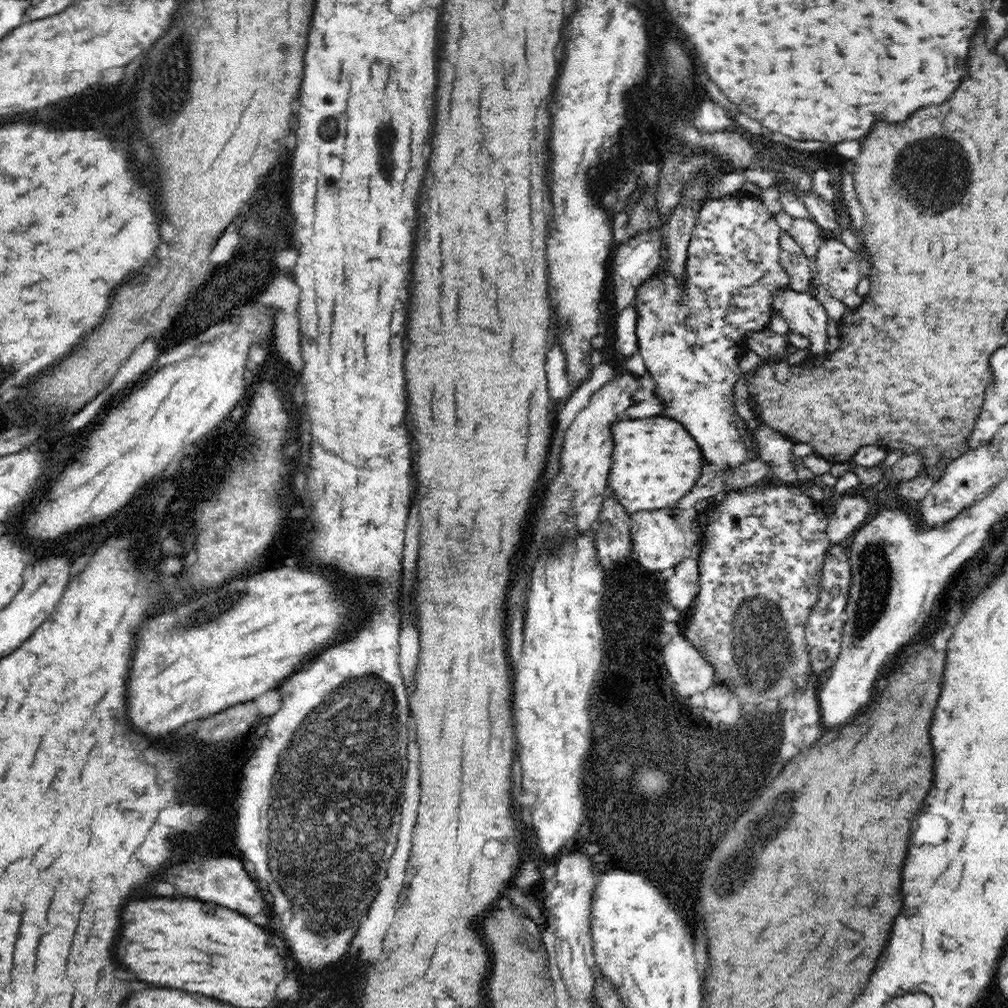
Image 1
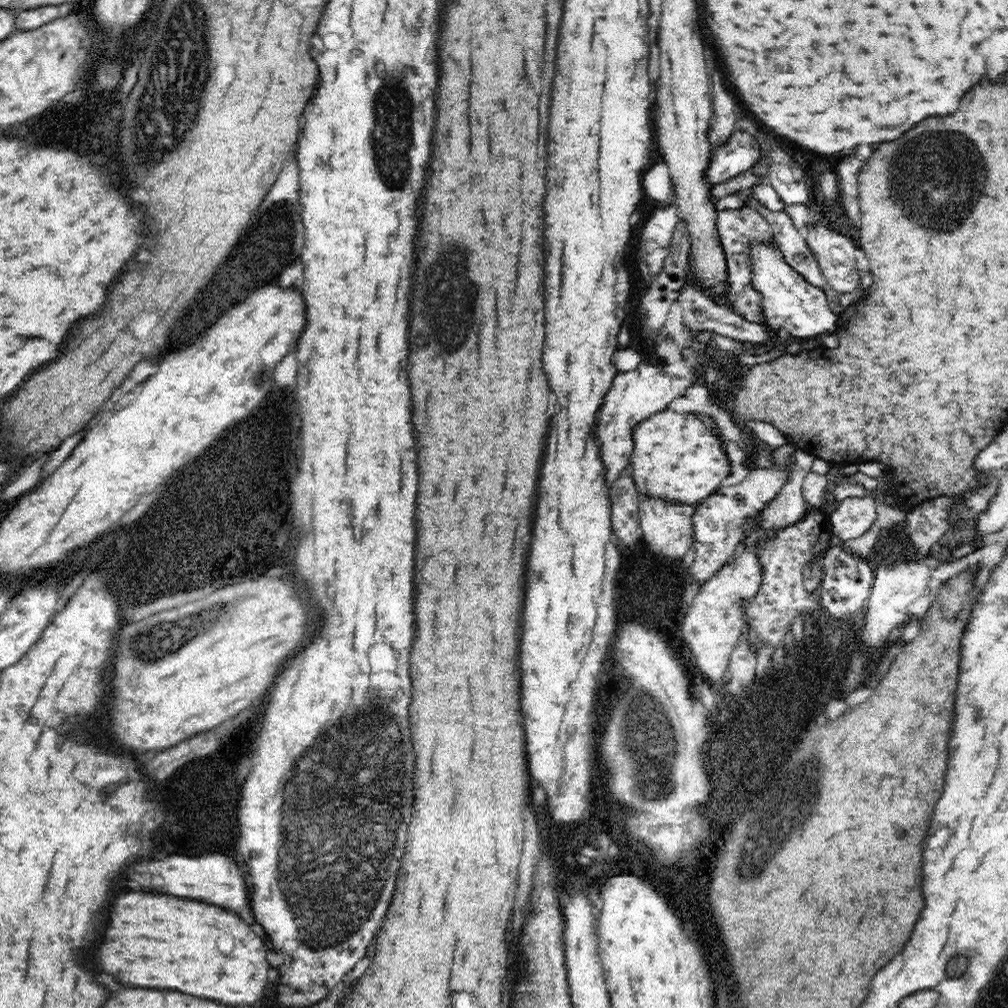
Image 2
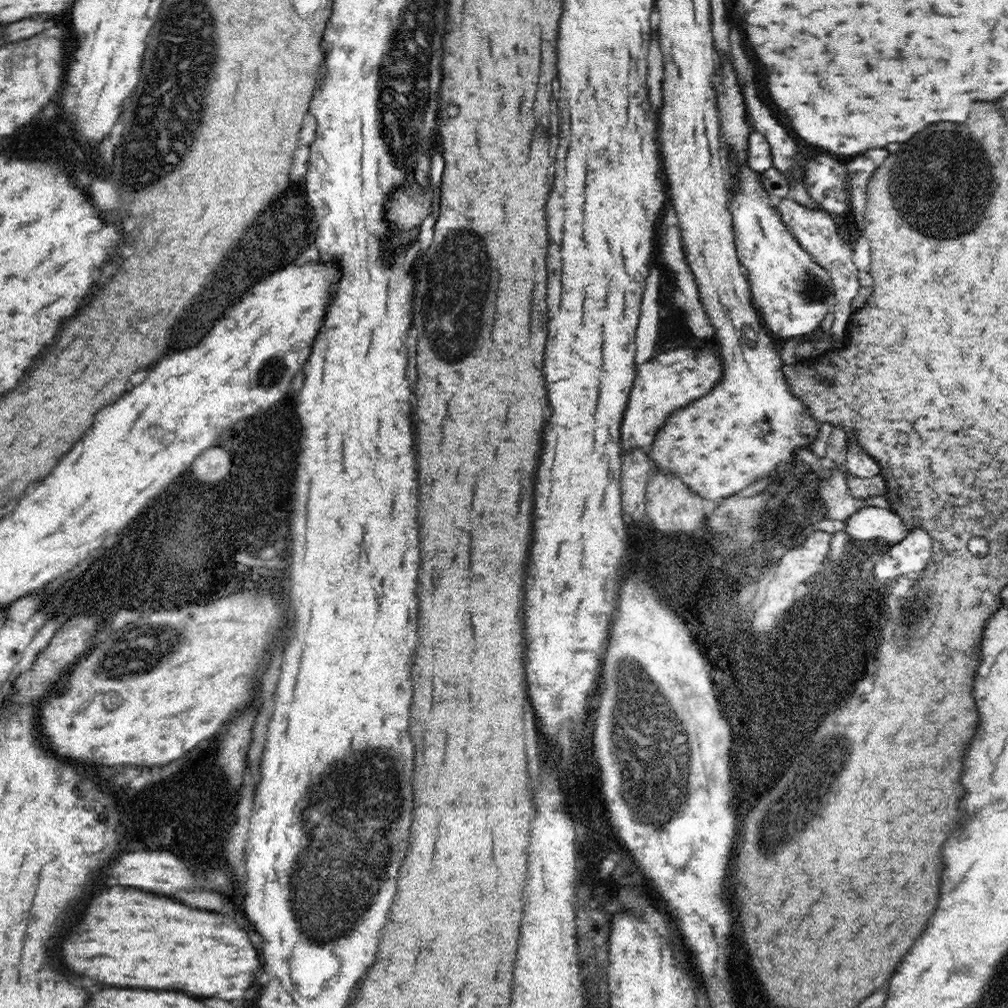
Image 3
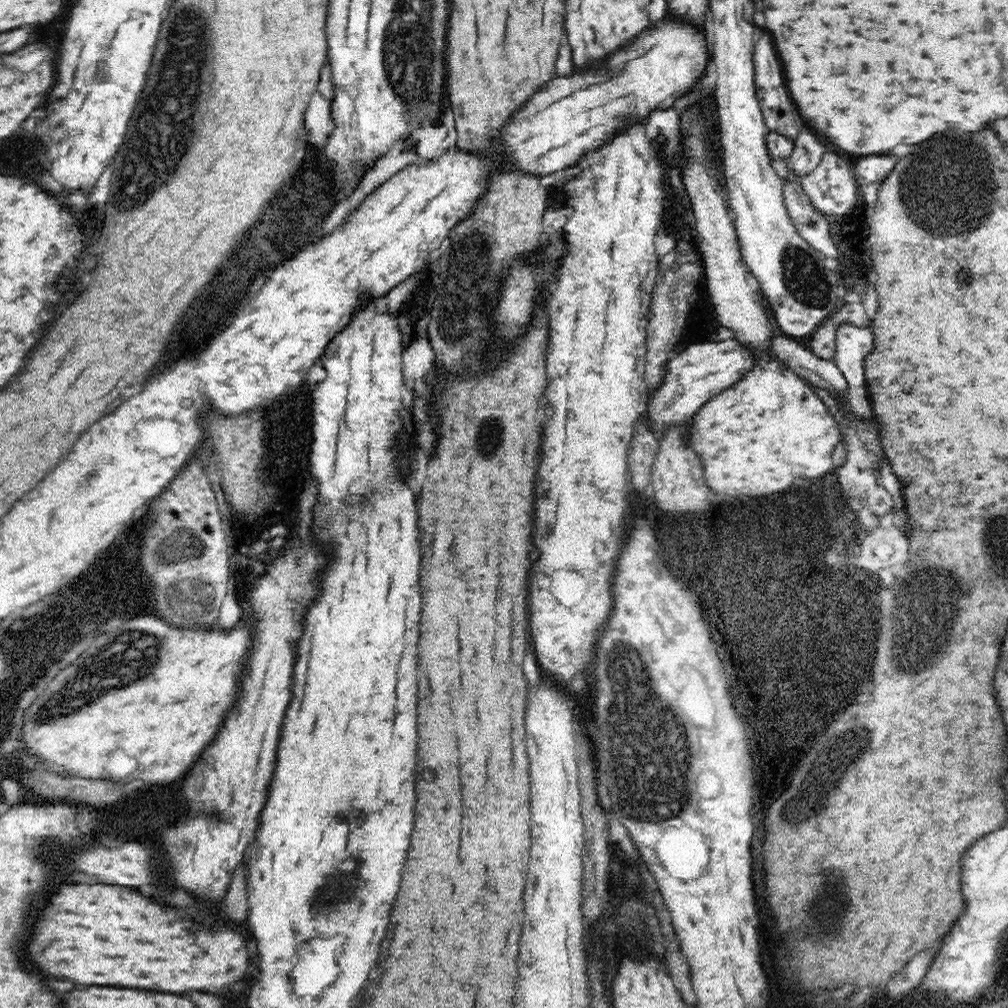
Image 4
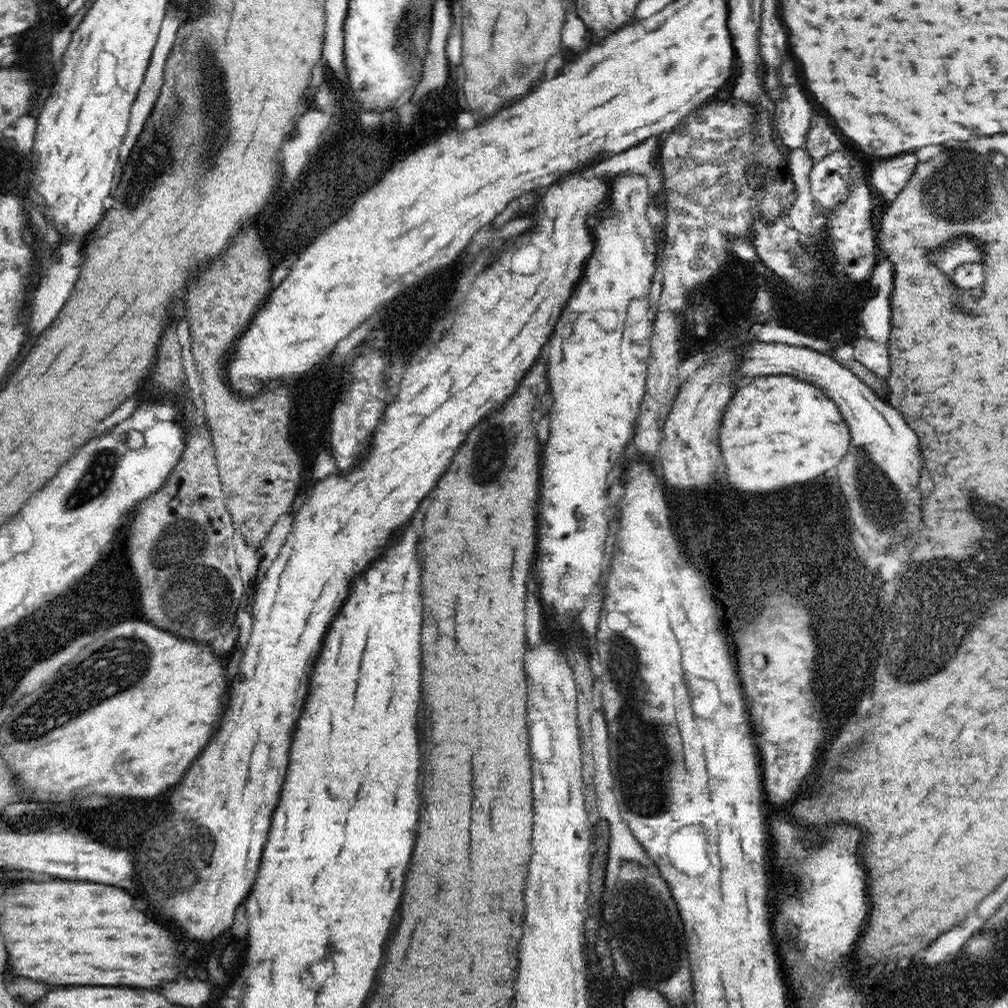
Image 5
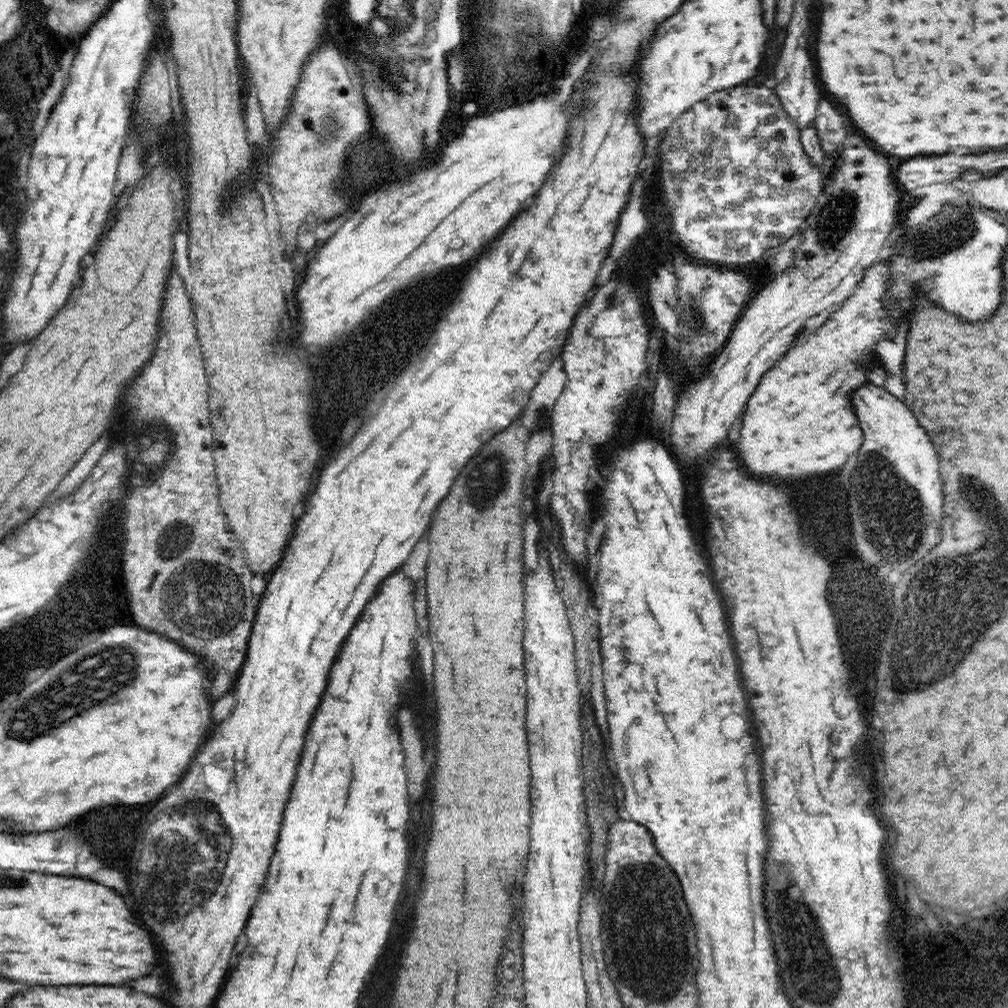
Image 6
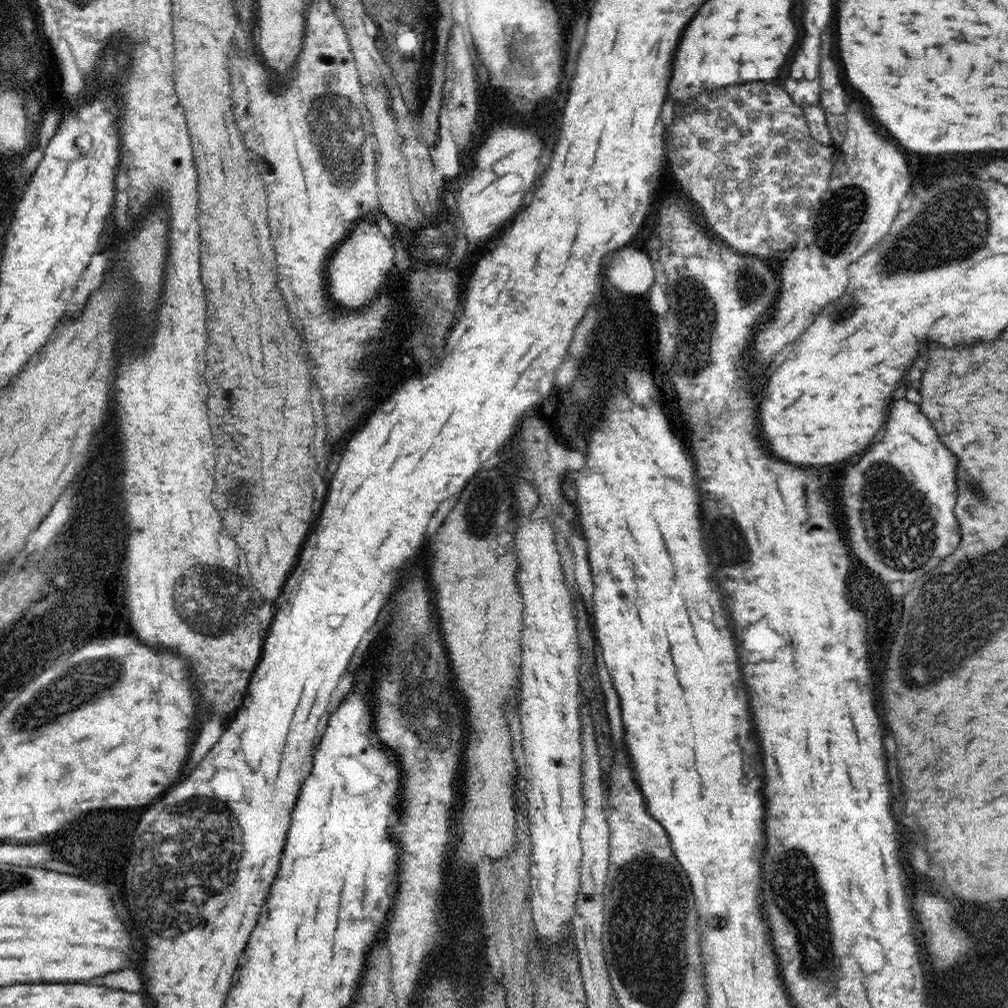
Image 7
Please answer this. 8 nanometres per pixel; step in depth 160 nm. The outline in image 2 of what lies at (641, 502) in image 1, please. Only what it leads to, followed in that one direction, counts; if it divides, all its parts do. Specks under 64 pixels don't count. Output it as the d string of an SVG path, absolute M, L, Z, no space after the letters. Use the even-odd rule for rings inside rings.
M666 409L634 427L635 451L630 458L631 477L639 494L666 497L693 505L711 495L730 474L726 441L715 420L704 422L694 412Z

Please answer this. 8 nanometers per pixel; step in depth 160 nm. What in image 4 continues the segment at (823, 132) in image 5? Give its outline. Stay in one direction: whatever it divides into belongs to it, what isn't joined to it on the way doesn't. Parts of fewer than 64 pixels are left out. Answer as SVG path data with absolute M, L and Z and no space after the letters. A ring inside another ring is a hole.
M802 128L793 143L792 154L787 158L788 173L800 178L812 172L821 161L822 155L828 152L828 146L808 128Z

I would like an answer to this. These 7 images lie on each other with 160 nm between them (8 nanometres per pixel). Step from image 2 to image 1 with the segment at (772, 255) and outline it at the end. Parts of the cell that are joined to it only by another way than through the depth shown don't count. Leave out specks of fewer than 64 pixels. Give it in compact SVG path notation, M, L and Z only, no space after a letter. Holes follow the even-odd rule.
M785 285L776 290L772 308L788 323L789 331L808 338L812 355L827 353L826 324L829 316L817 298L810 296L808 291L796 292Z

